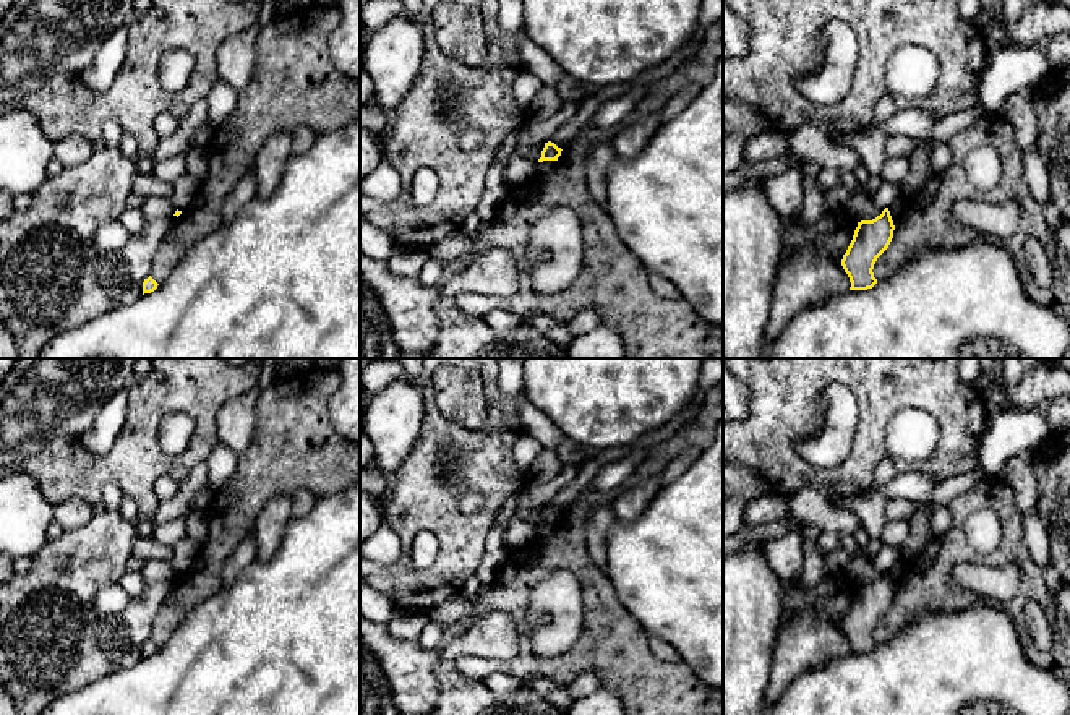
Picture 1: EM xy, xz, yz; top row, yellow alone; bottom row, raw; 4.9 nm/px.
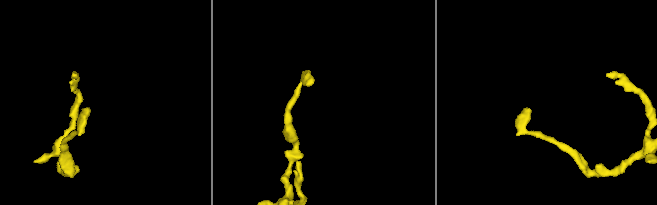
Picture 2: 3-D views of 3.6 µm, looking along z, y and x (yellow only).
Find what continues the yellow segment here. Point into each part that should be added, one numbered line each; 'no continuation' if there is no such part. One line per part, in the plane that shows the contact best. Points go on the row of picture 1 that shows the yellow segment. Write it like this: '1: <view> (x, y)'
no continuation

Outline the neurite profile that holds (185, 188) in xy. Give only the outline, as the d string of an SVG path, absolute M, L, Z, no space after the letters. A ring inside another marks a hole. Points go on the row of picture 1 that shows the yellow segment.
M188 173L178 177L173 183L173 193L172 193L172 204L178 211L186 211L191 208L198 191L199 191L201 182L190 177Z

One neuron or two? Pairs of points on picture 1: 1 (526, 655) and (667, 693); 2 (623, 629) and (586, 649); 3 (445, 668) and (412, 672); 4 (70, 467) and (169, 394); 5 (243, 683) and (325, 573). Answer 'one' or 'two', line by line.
1: one
2: one
3: two
4: one
5: one

